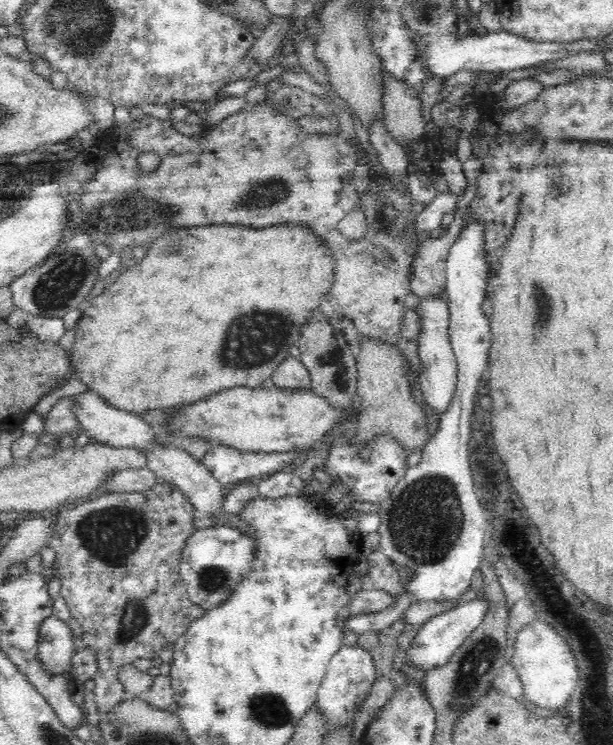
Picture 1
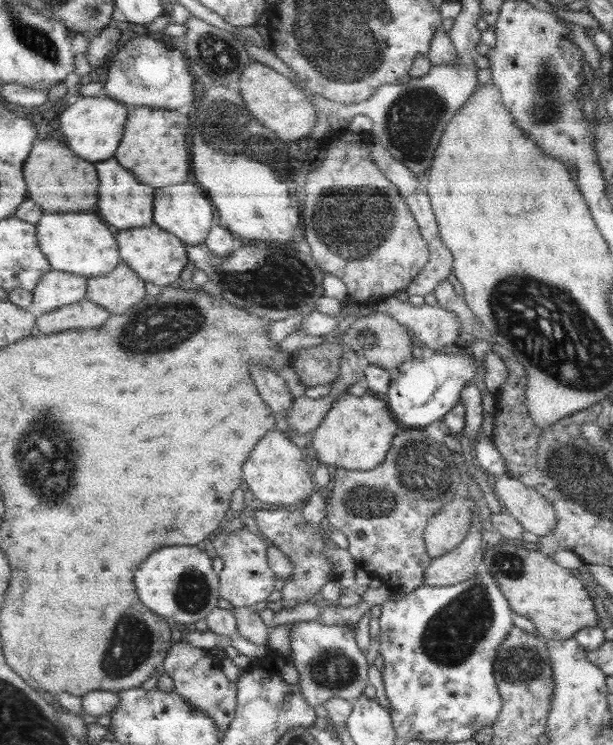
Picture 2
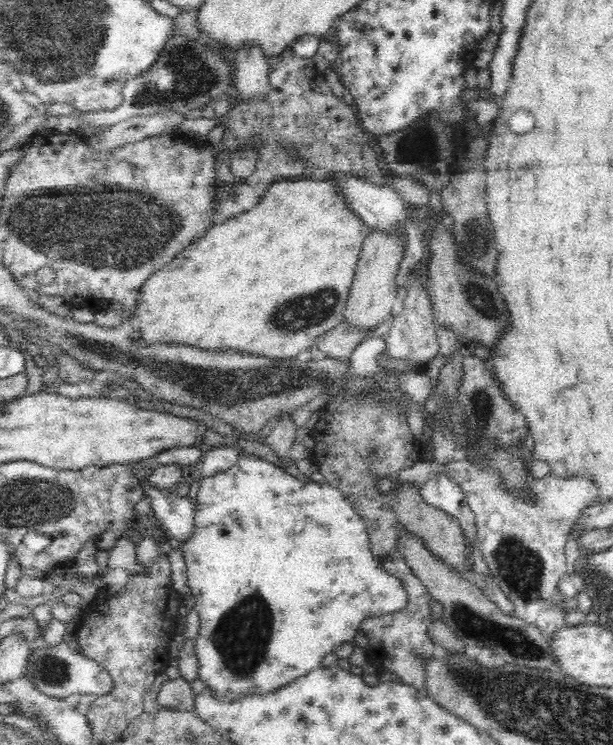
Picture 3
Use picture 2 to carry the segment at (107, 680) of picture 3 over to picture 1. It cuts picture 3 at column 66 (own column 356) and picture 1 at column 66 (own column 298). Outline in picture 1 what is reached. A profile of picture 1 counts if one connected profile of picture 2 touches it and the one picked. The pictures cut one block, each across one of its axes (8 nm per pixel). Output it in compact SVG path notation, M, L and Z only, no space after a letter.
M52 615L44 618L39 627L38 643L39 658L46 671L54 674L70 671L77 648L66 622Z

